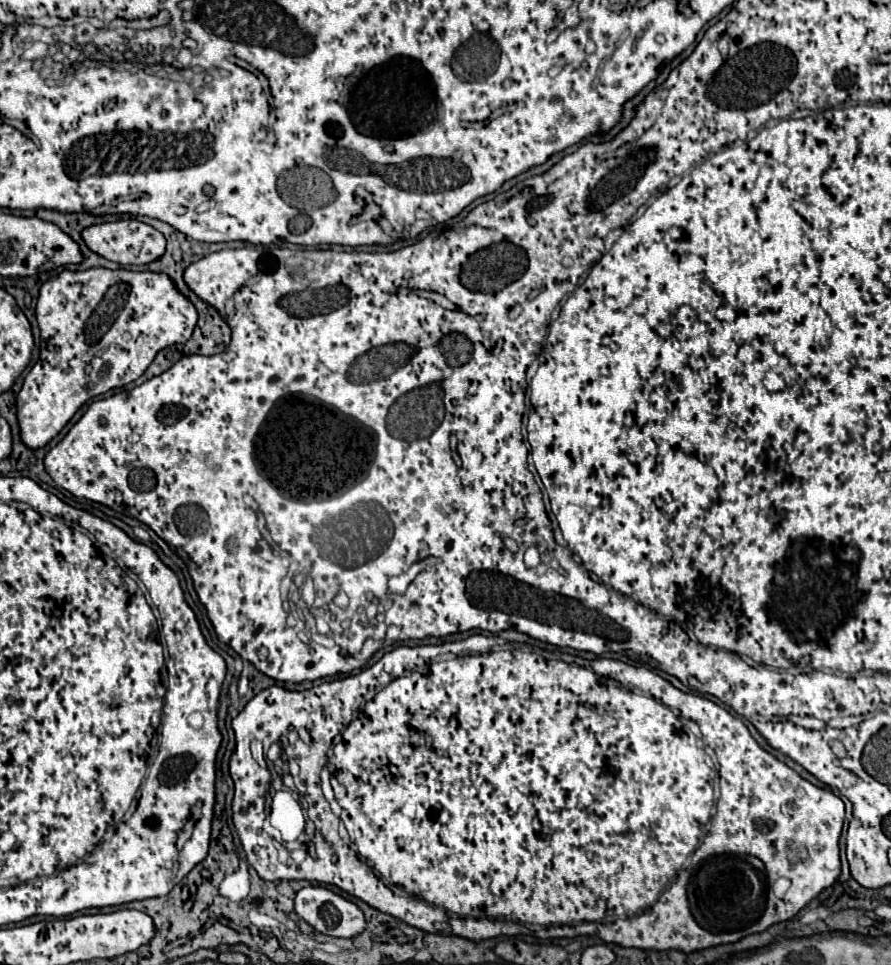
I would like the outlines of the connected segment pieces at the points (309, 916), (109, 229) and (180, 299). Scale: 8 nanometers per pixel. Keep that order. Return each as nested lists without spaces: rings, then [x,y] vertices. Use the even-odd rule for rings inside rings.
[[[319,885],[297,891],[295,913],[315,931],[333,937],[355,937],[365,929],[363,911],[353,901]]]
[[[119,219],[119,221],[111,221],[111,223],[91,225],[81,231],[81,237],[93,253],[97,253],[109,261],[115,261],[119,265],[145,265],[145,263],[161,257],[161,253],[165,251],[165,237],[157,229],[145,225],[137,219]]]
[[[97,267],[97,269],[85,269],[85,271],[61,271],[57,277],[53,279],[47,279],[41,289],[39,289],[39,297],[37,297],[37,309],[35,309],[35,315],[37,315],[37,323],[39,323],[39,329],[41,329],[41,355],[39,355],[39,361],[33,365],[33,369],[25,375],[25,381],[23,381],[23,387],[21,391],[17,393],[17,421],[19,421],[19,429],[21,429],[21,441],[23,445],[27,445],[29,449],[41,449],[45,447],[67,423],[69,419],[73,417],[73,413],[89,399],[97,397],[97,395],[103,395],[107,393],[109,389],[115,389],[115,387],[125,387],[129,383],[133,383],[137,377],[141,377],[145,373],[145,369],[151,365],[151,361],[155,359],[155,355],[169,347],[169,345],[175,345],[175,343],[185,343],[191,335],[193,335],[193,329],[197,325],[197,309],[193,307],[193,303],[177,289],[177,285],[171,281],[169,275],[165,273],[153,273],[153,271],[127,271],[127,269],[117,269],[117,271],[111,271],[111,269],[105,269],[105,267]]]

